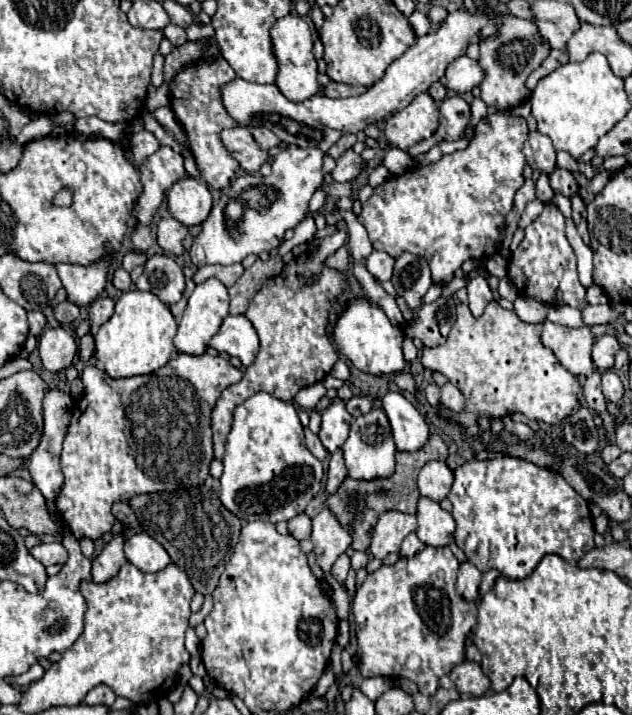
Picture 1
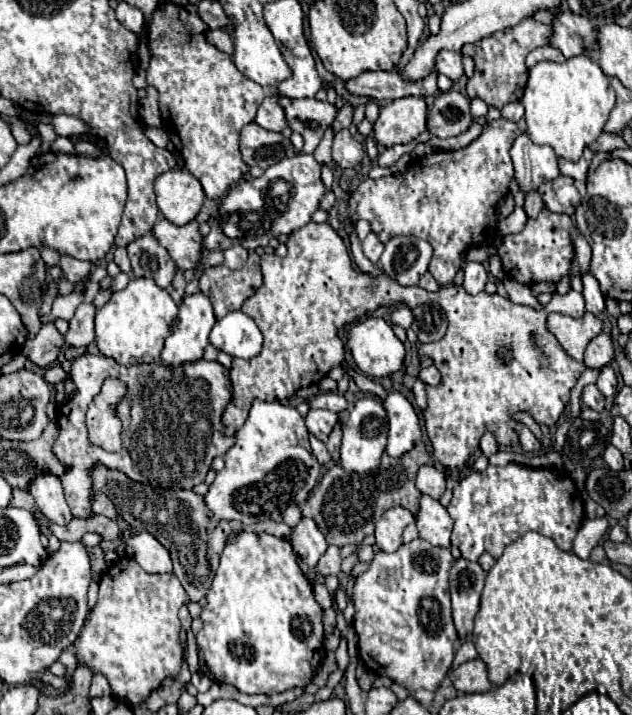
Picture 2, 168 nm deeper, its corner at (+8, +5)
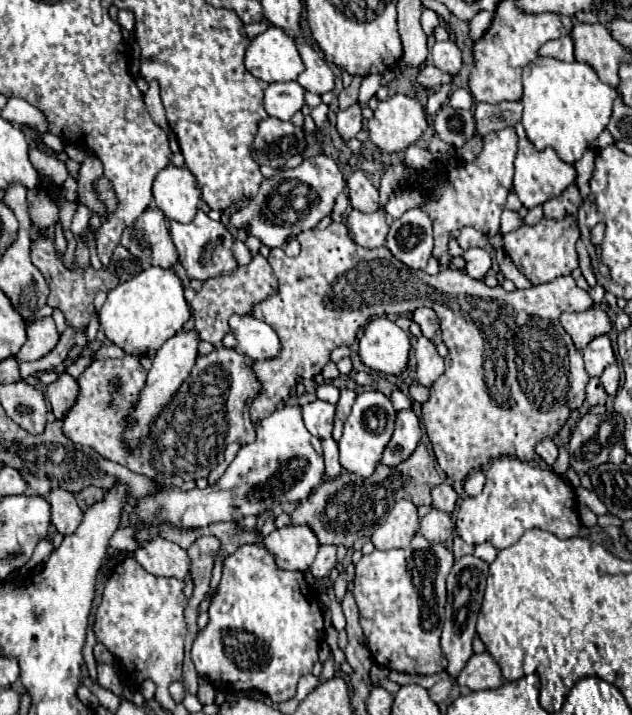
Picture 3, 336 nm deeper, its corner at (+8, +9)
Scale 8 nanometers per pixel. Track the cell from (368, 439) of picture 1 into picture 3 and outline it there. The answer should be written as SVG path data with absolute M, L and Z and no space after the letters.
M374 389L360 393L352 405L352 413L346 419L344 433L338 441L340 465L350 473L356 473L360 477L370 477L382 457L384 447L388 445L388 441L392 437L394 419L396 419L396 409L392 407L390 399L384 393L374 391Z

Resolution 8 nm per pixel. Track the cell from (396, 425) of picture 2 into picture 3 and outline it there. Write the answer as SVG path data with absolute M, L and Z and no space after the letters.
M400 411L396 417L394 435L384 449L380 463L388 467L396 467L398 463L406 461L418 447L420 437L422 437L422 429L420 429L420 421L414 415L414 411Z

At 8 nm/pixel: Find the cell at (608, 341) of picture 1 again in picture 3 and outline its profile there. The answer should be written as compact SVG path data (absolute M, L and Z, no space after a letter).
M600 335L598 339L592 339L582 353L584 353L586 371L590 373L590 377L600 377L608 365L616 363L608 335Z

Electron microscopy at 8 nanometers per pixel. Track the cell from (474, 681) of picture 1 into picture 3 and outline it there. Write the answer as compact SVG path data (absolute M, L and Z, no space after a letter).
M480 653L480 655L472 655L472 659L462 669L456 681L458 685L464 685L472 691L496 689L502 685L502 673L490 653Z

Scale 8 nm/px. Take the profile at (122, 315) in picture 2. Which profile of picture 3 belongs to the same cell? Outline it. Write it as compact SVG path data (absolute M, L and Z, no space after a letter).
M148 267L130 281L112 289L98 317L102 331L112 343L130 355L142 355L158 351L166 339L178 333L190 319L190 309L184 299L184 285L180 277L172 269Z

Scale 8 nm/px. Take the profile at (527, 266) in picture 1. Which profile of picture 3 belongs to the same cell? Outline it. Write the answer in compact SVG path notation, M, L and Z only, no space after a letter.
M542 219L538 225L522 225L510 233L504 235L504 251L514 261L514 265L520 269L520 273L532 283L548 283L556 277L570 275L578 267L578 255L576 255L576 241L580 239L580 231L576 229L576 219Z

